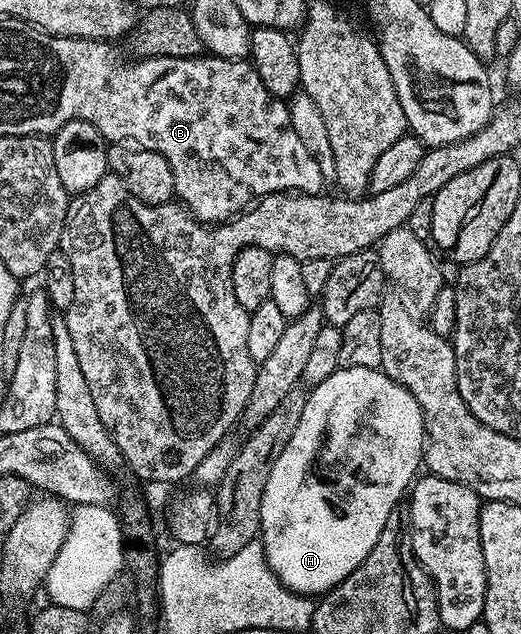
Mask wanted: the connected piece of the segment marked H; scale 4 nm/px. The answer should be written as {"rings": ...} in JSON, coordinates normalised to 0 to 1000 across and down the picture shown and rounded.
{"rings":[[[651,579],[595,612],[570,678],[518,726],[516,752],[501,778],[495,842],[528,909],[559,934],[591,942],[618,940],[670,910],[724,860],[747,809],[762,804],[766,785],[783,779],[814,724],[812,647],[741,584]]]}

